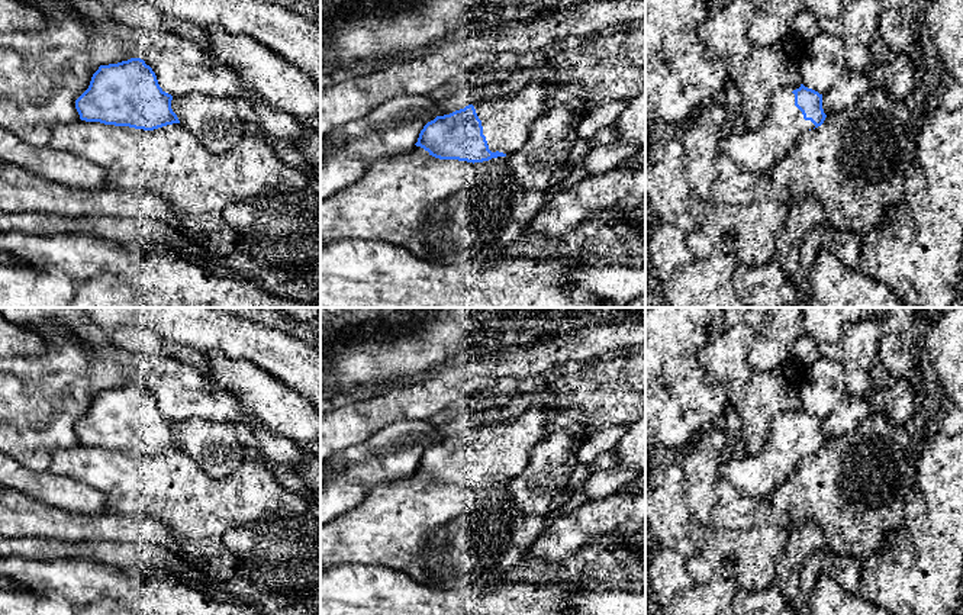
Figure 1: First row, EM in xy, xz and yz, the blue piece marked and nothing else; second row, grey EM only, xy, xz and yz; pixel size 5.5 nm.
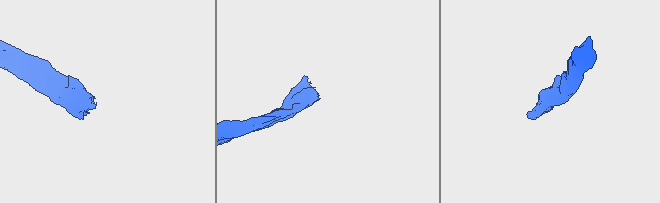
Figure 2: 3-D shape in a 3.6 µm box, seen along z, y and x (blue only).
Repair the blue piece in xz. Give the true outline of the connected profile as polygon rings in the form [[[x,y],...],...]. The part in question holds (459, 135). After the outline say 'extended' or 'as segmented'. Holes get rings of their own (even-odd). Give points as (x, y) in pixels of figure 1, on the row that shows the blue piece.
[[[595,38],[582,39],[576,46],[553,46],[535,58],[526,59],[524,67],[513,74],[508,88],[497,97],[468,104],[450,115],[437,116],[423,126],[415,145],[439,160],[458,160],[473,164],[511,155],[526,142],[534,122],[553,109],[553,65],[558,64],[560,74],[566,75],[570,73],[573,55],[593,46]]]; extended

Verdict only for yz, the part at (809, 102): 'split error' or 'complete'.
split error

